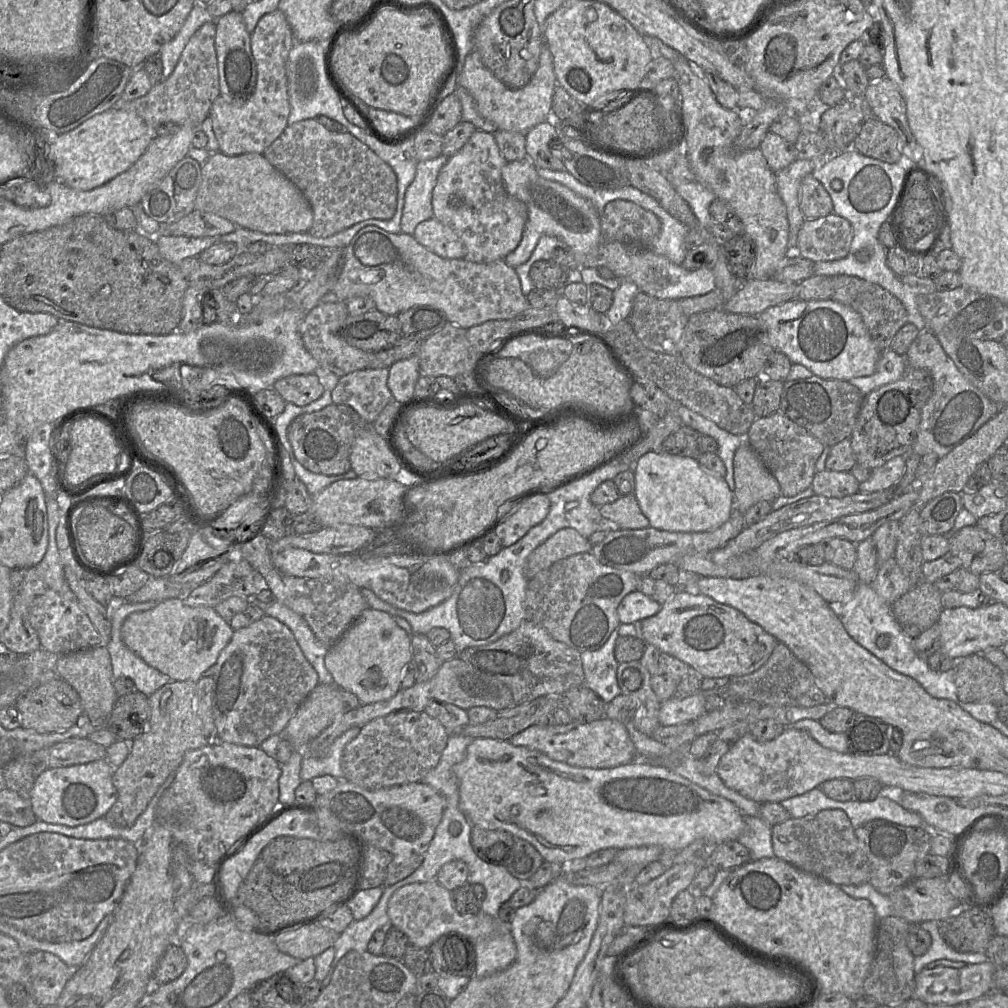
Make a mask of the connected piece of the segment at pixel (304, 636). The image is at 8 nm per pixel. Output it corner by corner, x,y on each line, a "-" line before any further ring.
279,601
262,605
265,615
276,618
294,634
304,656
318,674
319,684
334,684
334,679
325,665
328,647
313,633
305,619

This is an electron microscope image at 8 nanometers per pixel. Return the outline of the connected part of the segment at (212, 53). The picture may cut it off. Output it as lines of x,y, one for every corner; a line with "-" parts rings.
216,19
204,23
188,41
169,77
154,84
146,95
130,102
122,102
120,99
112,108
135,112
153,134
156,128
165,122
200,127
214,100
220,95
215,34

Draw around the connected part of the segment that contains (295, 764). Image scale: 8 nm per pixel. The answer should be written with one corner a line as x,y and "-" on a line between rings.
294,751
289,761
281,765
281,775
279,777
279,807
276,810
277,814
283,809
297,807
298,803
295,799
295,790
302,782
300,776
302,751

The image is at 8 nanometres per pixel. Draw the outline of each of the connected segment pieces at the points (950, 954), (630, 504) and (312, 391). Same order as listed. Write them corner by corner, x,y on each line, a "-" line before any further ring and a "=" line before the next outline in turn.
925,921
919,926
930,933
931,946
925,954
914,957
915,975
919,974
928,964
941,959
963,962
966,965
981,964
988,960
985,953
961,953
954,950
940,935
937,921
=
634,494
619,498
597,509
598,515
617,524
621,529
643,529
649,521
642,513
=
314,373
284,377
276,381
273,388
286,403
296,406
305,406
324,393
324,387

